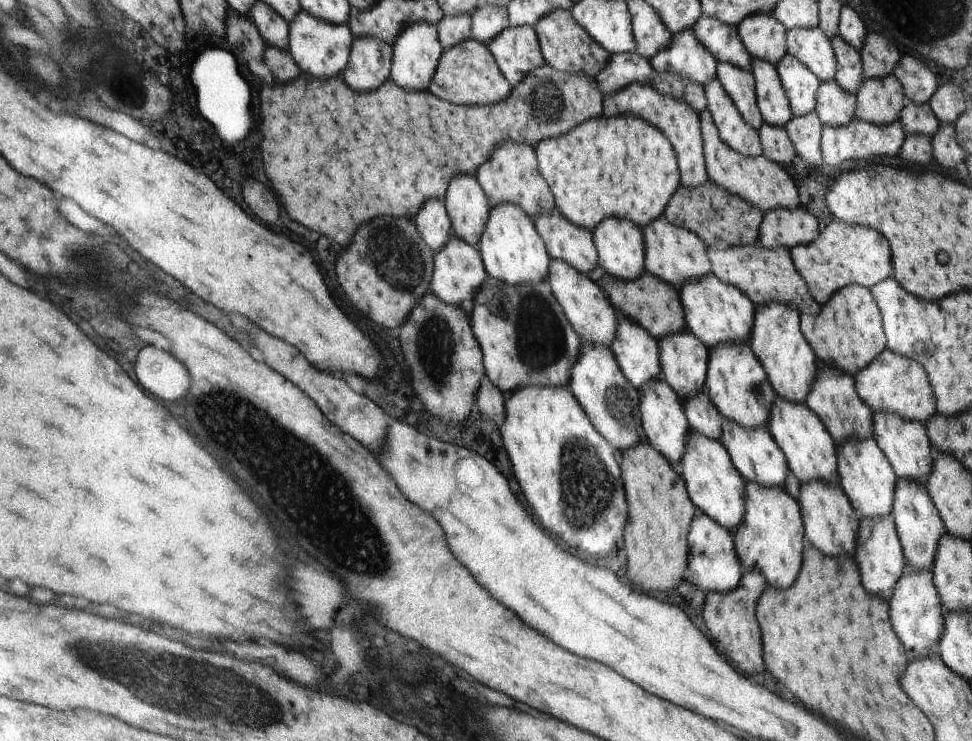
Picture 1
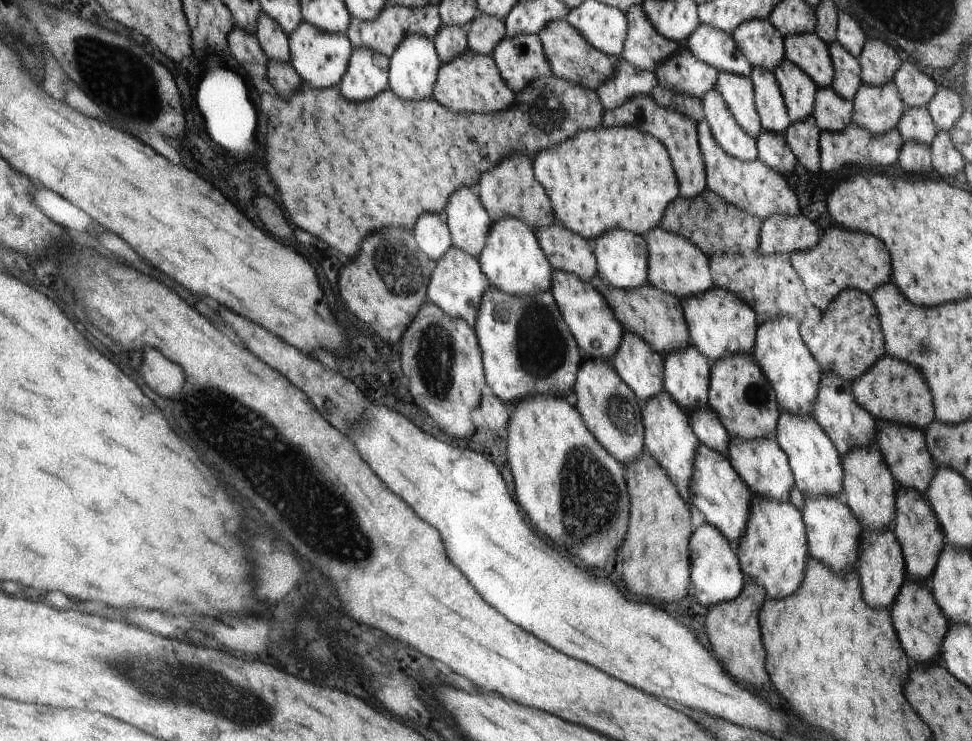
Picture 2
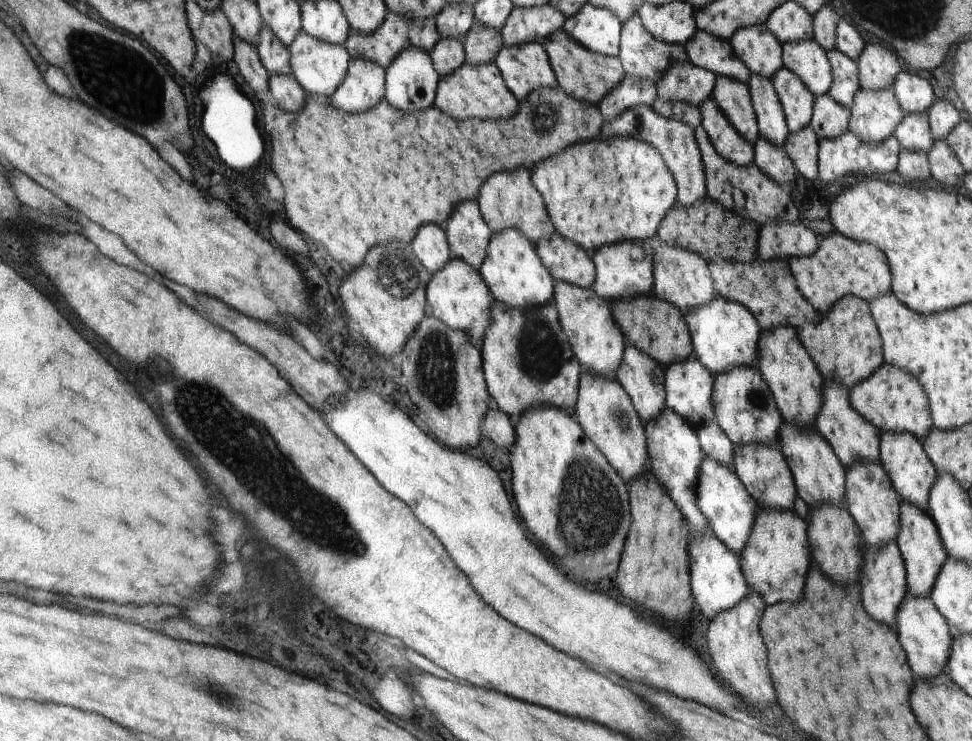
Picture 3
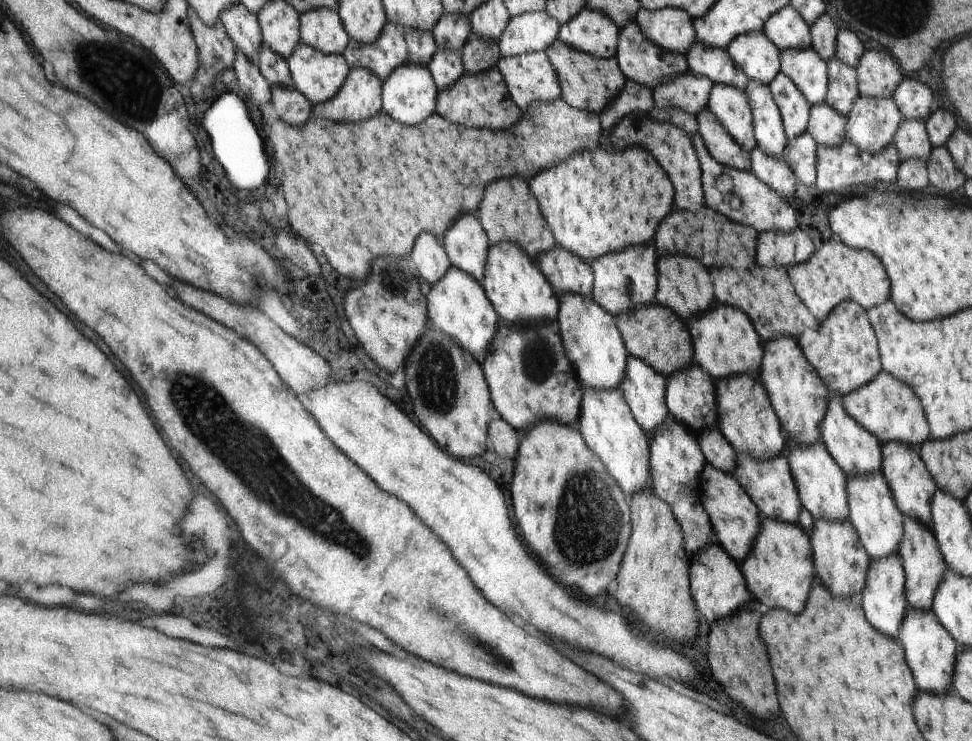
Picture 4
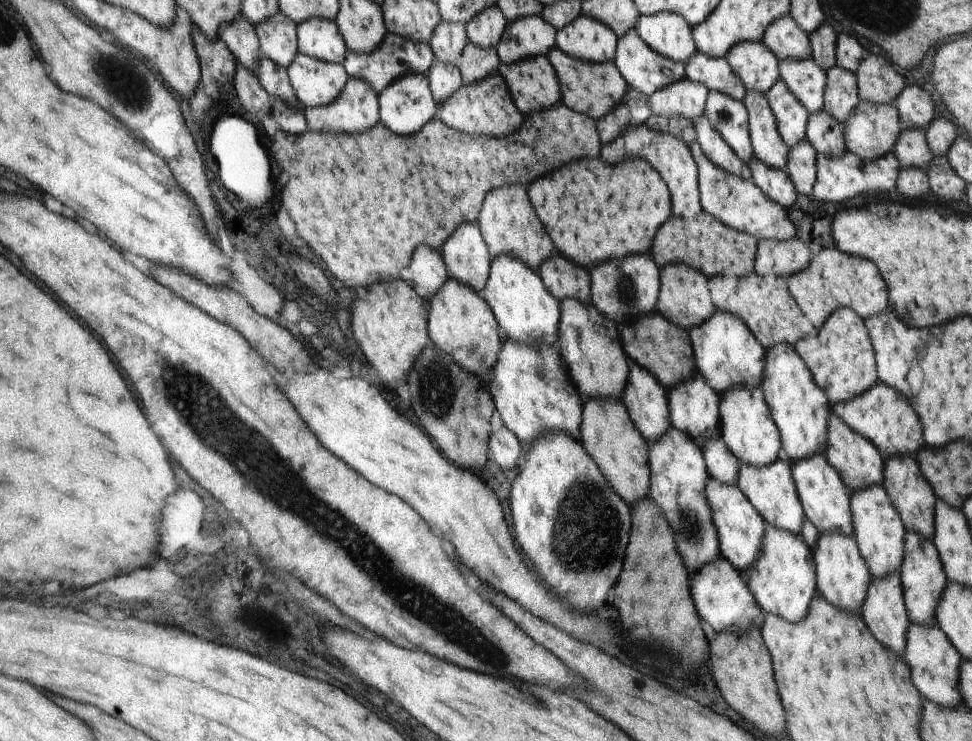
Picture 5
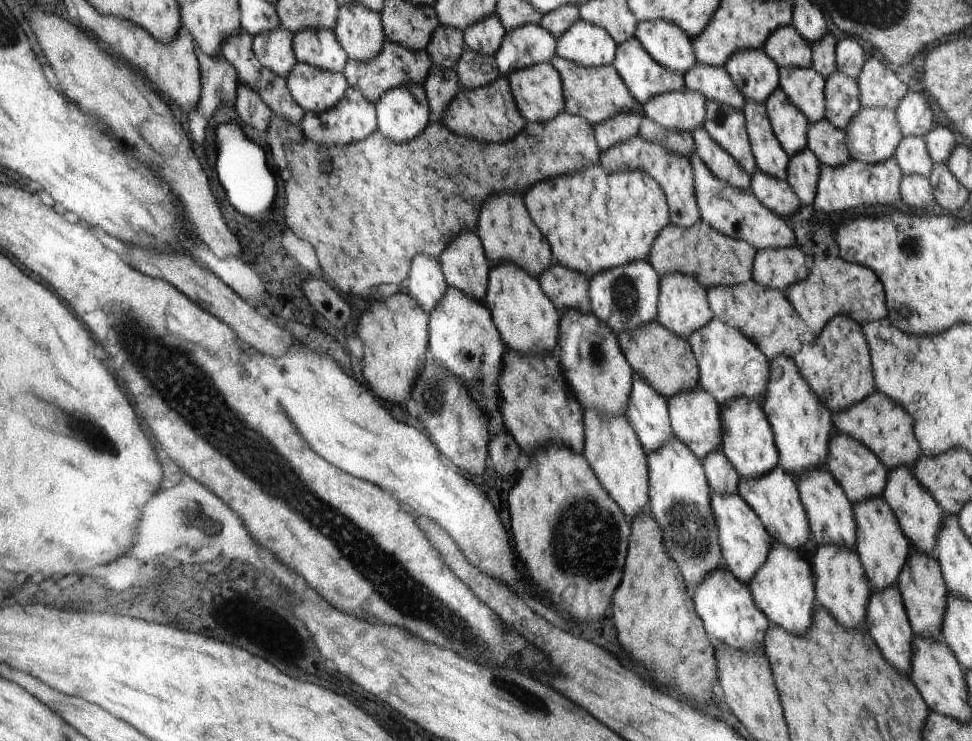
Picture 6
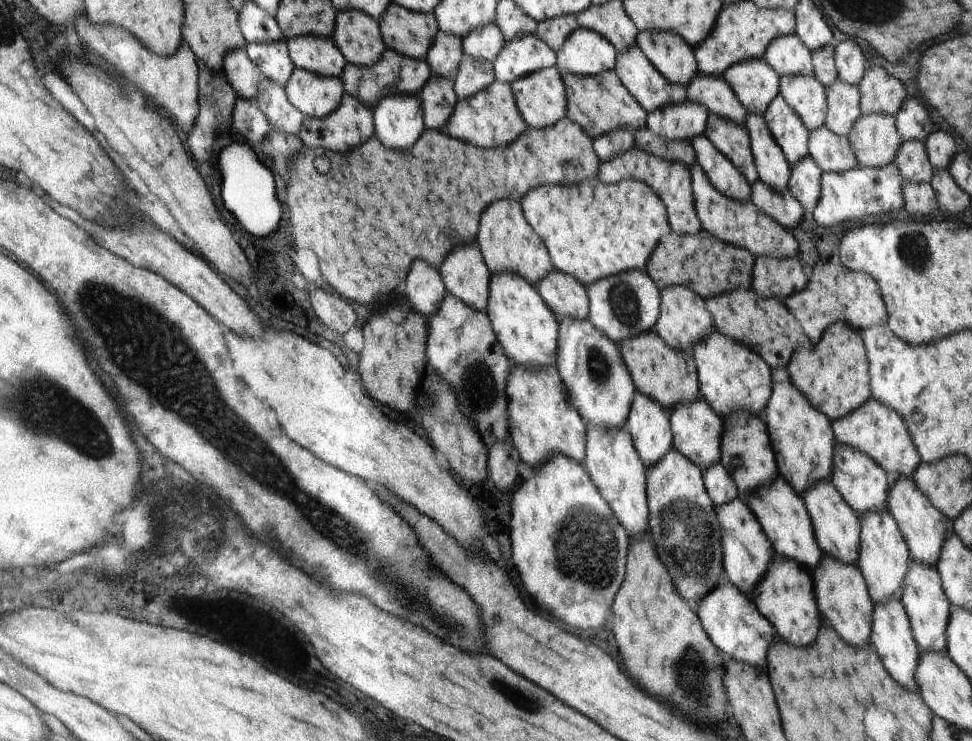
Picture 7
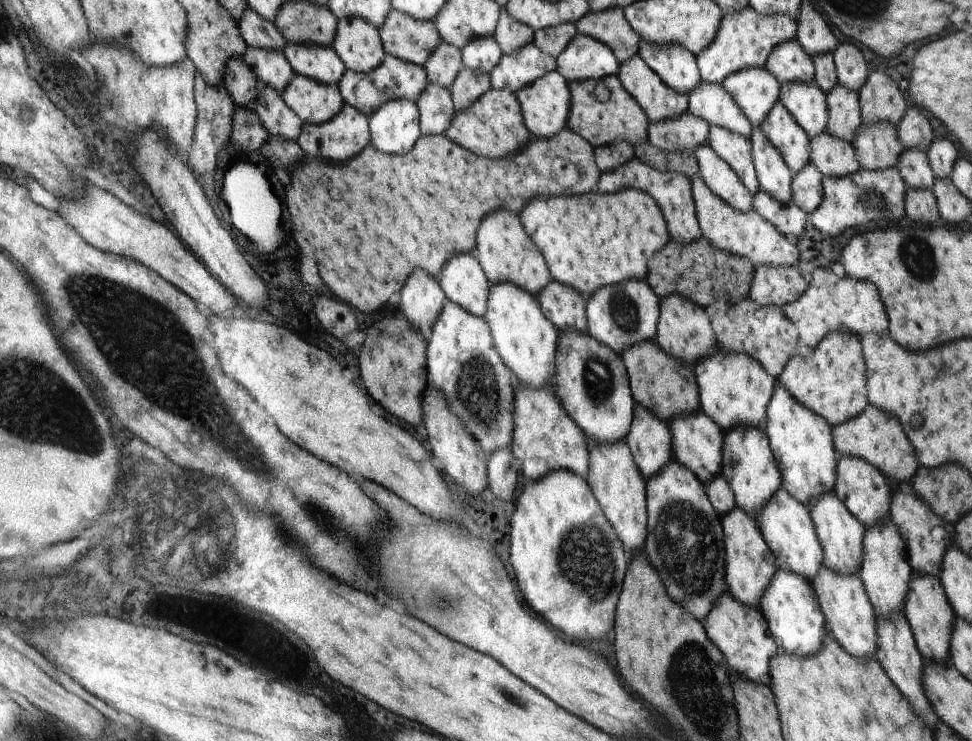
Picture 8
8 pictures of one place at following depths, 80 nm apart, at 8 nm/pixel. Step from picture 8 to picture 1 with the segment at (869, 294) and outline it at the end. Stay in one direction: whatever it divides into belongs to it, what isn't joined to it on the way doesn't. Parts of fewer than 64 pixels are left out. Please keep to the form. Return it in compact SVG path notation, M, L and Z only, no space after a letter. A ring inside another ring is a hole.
M840 220L830 222L816 242L808 246L794 246L794 262L798 262L798 270L802 270L802 279L810 282L810 296L819 306L826 305L838 292L846 286L874 286L880 280L892 274L888 240L868 226L854 226Z

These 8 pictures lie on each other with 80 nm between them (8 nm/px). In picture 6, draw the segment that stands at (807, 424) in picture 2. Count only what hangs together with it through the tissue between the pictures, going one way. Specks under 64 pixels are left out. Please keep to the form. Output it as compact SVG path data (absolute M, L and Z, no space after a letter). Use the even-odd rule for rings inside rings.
M812 467L802 471L798 476L798 486L801 491L802 502L805 503L805 511L810 519L814 538L818 546L833 545L848 547L855 550L856 544L856 518L852 512L850 498L838 484L837 479L826 467Z

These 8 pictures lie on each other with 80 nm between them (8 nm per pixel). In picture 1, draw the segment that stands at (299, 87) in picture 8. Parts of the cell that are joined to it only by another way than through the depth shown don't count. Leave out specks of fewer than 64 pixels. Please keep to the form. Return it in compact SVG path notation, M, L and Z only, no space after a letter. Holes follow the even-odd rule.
M300 11L294 22L289 24L288 52L301 73L310 74L318 80L340 77L349 66L350 54L353 48L353 34L348 24L330 24L322 22L322 18L314 18L308 12Z

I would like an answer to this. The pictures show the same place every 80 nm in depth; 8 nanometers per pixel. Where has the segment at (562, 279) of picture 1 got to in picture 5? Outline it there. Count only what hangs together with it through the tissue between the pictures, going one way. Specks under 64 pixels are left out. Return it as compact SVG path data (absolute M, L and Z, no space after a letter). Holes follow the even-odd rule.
M576 299L562 301L558 344L562 349L562 358L566 359L570 374L582 394L586 394L588 399L620 400L630 368L612 320L608 320L593 304L587 305Z

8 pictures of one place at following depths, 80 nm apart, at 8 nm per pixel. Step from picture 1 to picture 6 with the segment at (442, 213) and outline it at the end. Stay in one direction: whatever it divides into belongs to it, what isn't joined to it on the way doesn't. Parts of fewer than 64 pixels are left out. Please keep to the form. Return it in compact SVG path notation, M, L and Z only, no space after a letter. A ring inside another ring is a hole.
M428 254L414 258L414 270L408 278L408 294L412 294L427 313L431 313L449 288L439 259Z

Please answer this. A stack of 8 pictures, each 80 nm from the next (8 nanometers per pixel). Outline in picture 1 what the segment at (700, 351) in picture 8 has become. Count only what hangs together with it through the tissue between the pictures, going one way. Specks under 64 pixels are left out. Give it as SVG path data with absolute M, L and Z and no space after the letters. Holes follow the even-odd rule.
M663 216L654 221L652 225L641 228L641 231L645 236L645 272L652 274L654 278L680 288L684 282L700 280L711 273L708 248L694 232L684 227L674 226Z

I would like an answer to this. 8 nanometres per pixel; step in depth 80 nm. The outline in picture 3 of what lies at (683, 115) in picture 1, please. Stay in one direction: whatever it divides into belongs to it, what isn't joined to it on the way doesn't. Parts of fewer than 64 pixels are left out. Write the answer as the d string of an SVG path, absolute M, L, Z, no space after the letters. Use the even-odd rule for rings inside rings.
M637 104L627 105L625 111L618 118L606 122L606 134L602 134L602 136L604 138L610 138L610 136L632 136L632 138L638 138L638 140L644 140L644 142L652 142L654 146L658 146L658 150L662 152L662 158L664 158L672 178L676 180L677 203L682 206L696 205L697 202L707 197L704 166L702 164L701 150L696 140L696 131L688 123L680 122L676 118L660 116L660 114L654 112L654 108L651 106L638 106Z

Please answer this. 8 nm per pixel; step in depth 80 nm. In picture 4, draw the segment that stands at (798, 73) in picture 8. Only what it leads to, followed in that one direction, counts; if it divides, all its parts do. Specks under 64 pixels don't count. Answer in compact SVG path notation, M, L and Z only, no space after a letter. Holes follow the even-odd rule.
M791 5L781 9L766 22L766 38L778 46L778 50L806 50L812 46L812 28L804 22L802 14Z

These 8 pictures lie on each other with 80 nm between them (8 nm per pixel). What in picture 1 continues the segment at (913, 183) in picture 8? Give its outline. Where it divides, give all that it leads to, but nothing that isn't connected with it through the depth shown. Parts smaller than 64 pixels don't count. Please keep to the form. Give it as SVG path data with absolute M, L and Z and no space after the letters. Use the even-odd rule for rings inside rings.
M907 103L904 112L901 114L900 122L907 135L922 134L922 136L934 138L940 128L936 116L934 116L927 103Z

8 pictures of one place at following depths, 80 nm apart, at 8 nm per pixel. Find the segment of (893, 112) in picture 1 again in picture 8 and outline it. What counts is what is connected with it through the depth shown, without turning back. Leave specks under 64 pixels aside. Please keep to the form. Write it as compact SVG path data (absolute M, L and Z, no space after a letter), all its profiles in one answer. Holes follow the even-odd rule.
M886 121L862 122L852 145L861 168L871 171L895 167L904 152L897 127Z

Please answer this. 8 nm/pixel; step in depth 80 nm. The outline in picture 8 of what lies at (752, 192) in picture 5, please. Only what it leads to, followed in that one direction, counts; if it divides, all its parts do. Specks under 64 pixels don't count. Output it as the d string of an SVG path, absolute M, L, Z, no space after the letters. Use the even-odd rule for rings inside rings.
M701 177L692 178L693 199L696 203L697 218L700 220L701 234L714 246L730 254L749 258L752 262L766 265L796 265L799 250L794 239L782 234L770 221L762 218L755 209L743 213L723 201L710 190Z

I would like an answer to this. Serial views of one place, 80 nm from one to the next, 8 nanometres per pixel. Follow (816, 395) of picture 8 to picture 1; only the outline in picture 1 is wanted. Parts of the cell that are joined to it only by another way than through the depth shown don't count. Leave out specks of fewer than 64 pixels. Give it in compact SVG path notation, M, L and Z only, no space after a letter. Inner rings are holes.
M858 284L838 290L833 298L818 312L800 314L801 330L809 346L817 354L818 361L827 367L838 368L848 375L856 376L887 349L880 310L870 290Z

